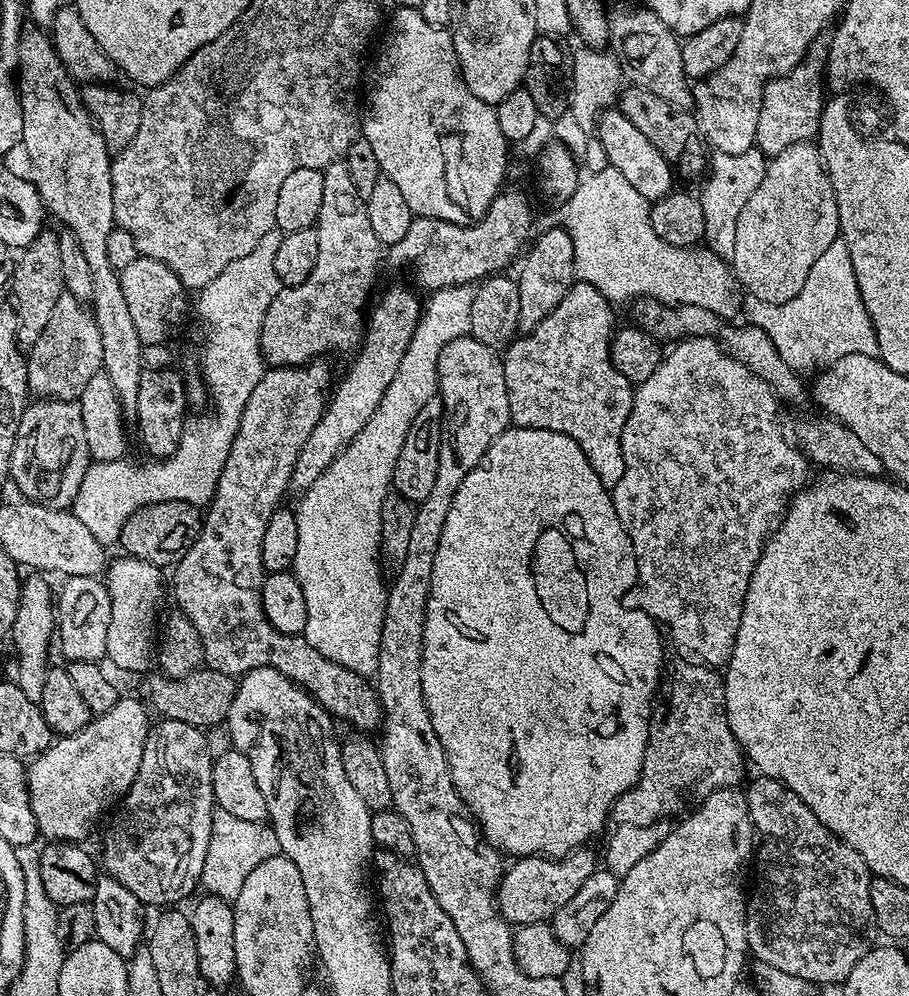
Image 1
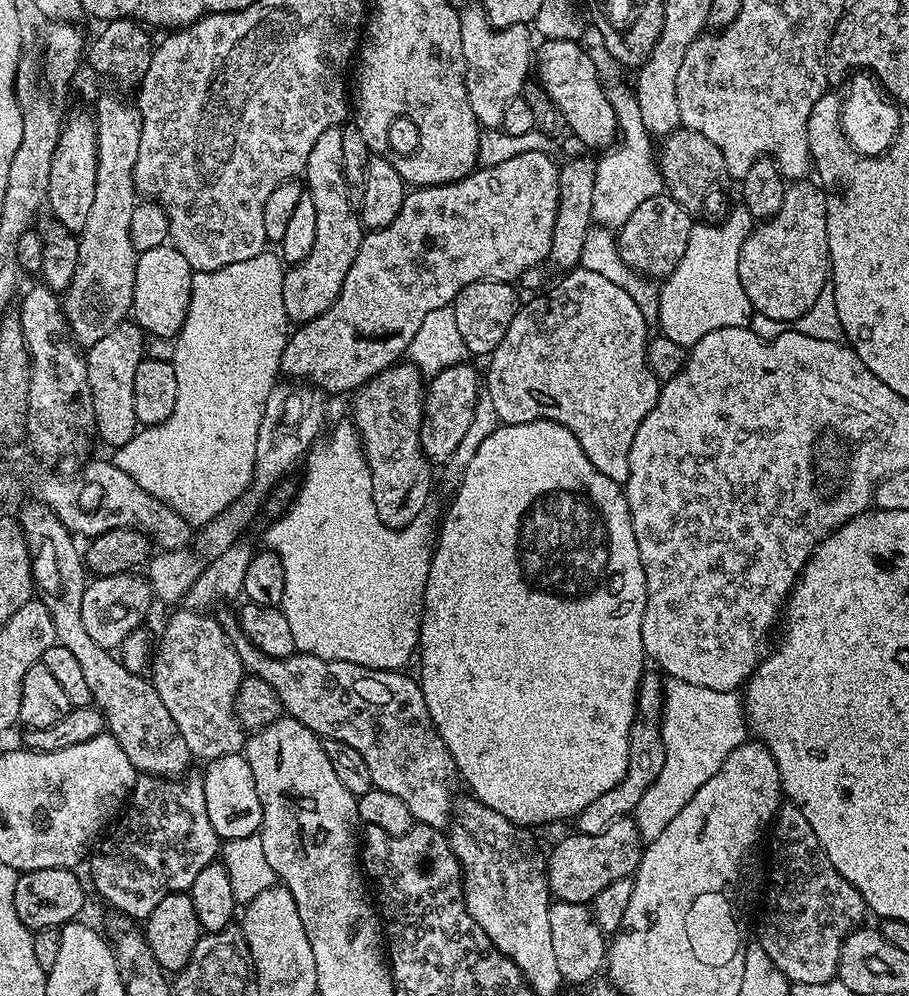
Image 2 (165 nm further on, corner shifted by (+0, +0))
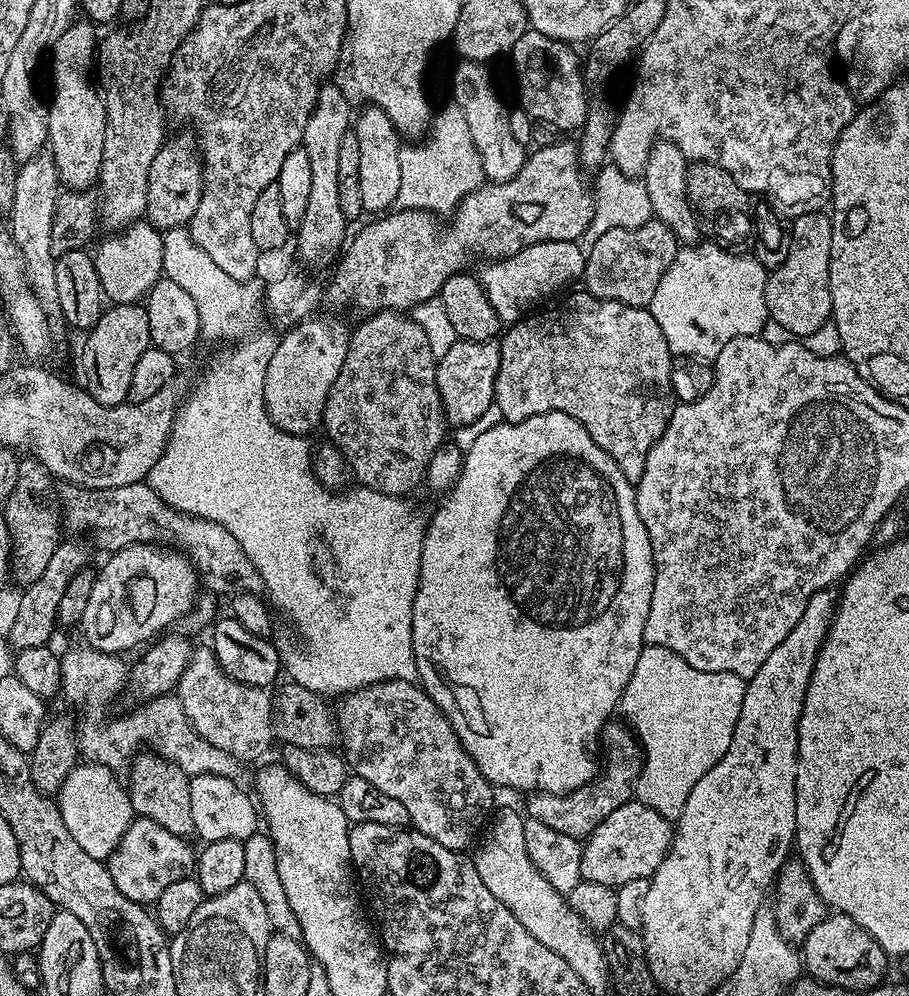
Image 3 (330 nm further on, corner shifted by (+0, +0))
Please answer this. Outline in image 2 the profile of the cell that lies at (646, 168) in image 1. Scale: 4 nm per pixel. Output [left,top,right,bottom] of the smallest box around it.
[534,40,618,150]

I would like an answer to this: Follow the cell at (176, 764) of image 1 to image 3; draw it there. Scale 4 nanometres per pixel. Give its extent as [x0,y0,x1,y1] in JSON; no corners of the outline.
[106,819,196,904]

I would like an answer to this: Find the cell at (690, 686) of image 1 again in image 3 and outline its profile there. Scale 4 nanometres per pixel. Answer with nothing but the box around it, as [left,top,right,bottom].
[526,719,643,841]

